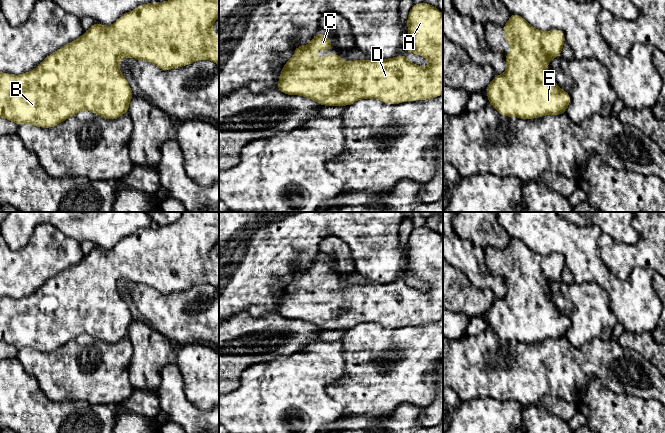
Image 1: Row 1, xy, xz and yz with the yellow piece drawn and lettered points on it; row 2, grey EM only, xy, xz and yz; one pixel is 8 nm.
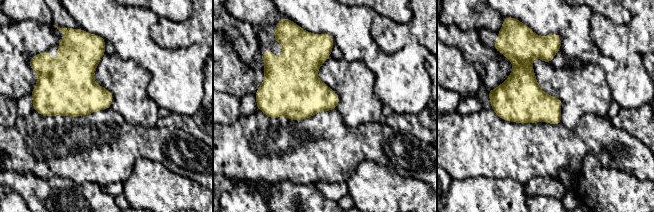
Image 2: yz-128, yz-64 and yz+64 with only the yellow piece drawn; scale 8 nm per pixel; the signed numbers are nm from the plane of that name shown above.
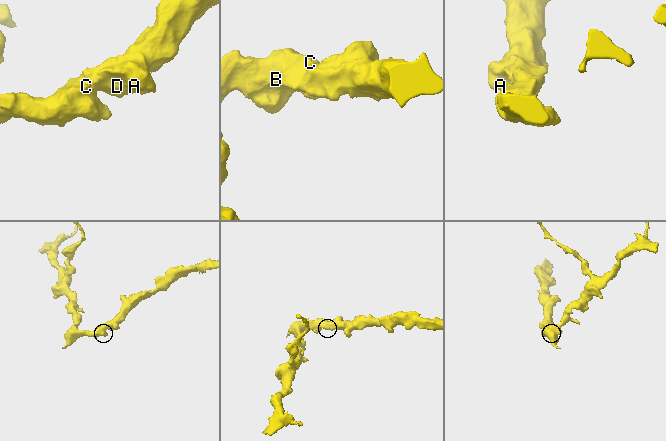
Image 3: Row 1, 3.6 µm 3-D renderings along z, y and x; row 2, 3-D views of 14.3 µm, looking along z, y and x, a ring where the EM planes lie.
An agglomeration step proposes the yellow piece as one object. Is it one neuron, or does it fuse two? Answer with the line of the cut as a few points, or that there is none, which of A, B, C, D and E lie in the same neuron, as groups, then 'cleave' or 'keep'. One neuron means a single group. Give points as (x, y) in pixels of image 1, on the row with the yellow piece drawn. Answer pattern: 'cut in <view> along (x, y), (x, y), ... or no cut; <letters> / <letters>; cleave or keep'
no cut; A B C D E; keep

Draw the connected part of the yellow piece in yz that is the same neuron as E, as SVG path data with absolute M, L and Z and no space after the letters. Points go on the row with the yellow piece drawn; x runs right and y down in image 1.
M517 14L510 15L510 19L503 25L503 29L505 32L503 41L511 45L511 50L505 55L505 73L494 76L487 86L489 103L502 116L515 116L528 120L548 114L565 113L571 97L556 84L547 69L550 60L561 56L565 43L563 32L560 29L540 31Z

